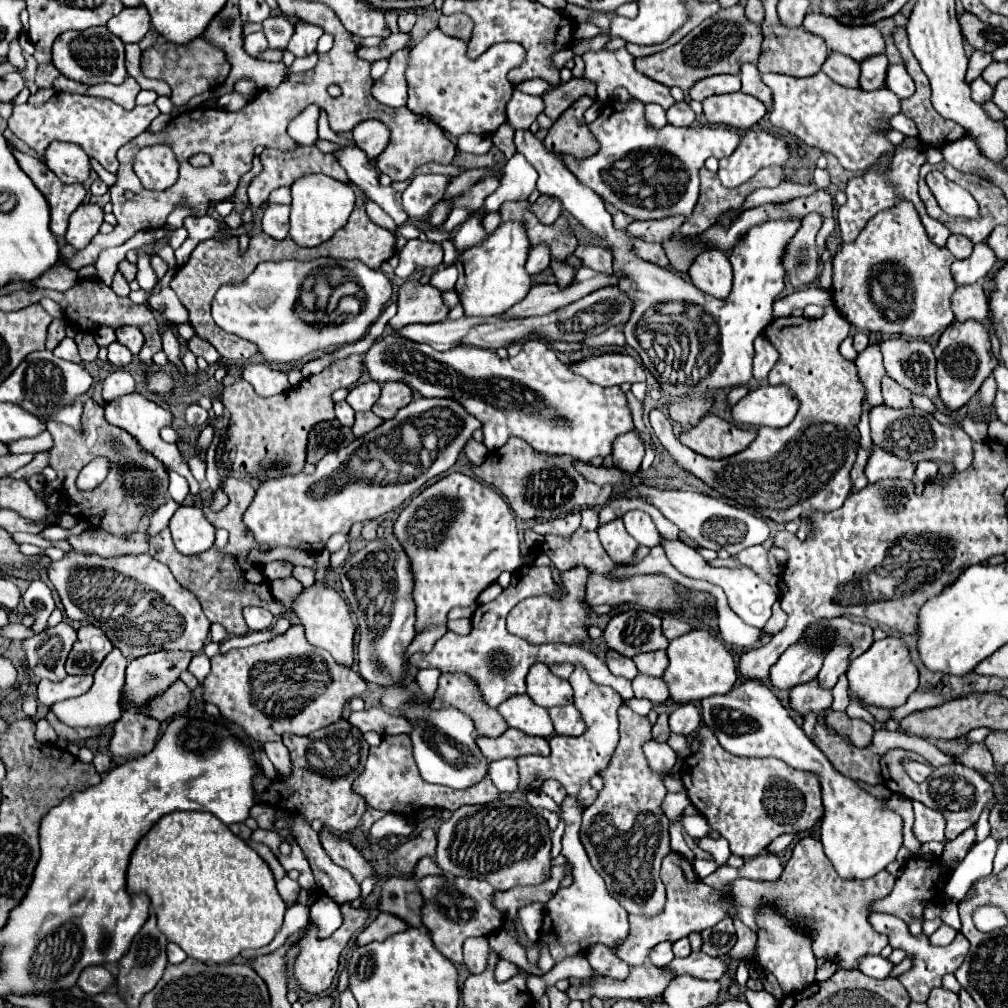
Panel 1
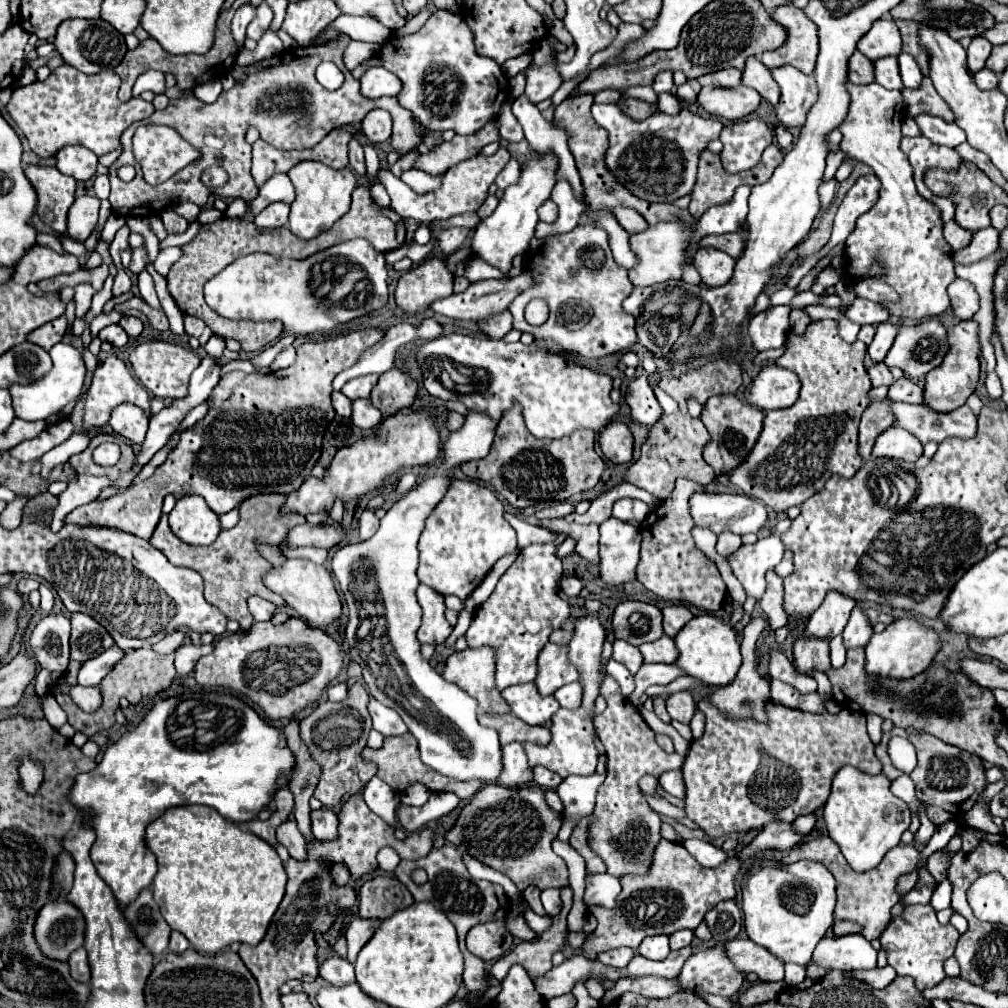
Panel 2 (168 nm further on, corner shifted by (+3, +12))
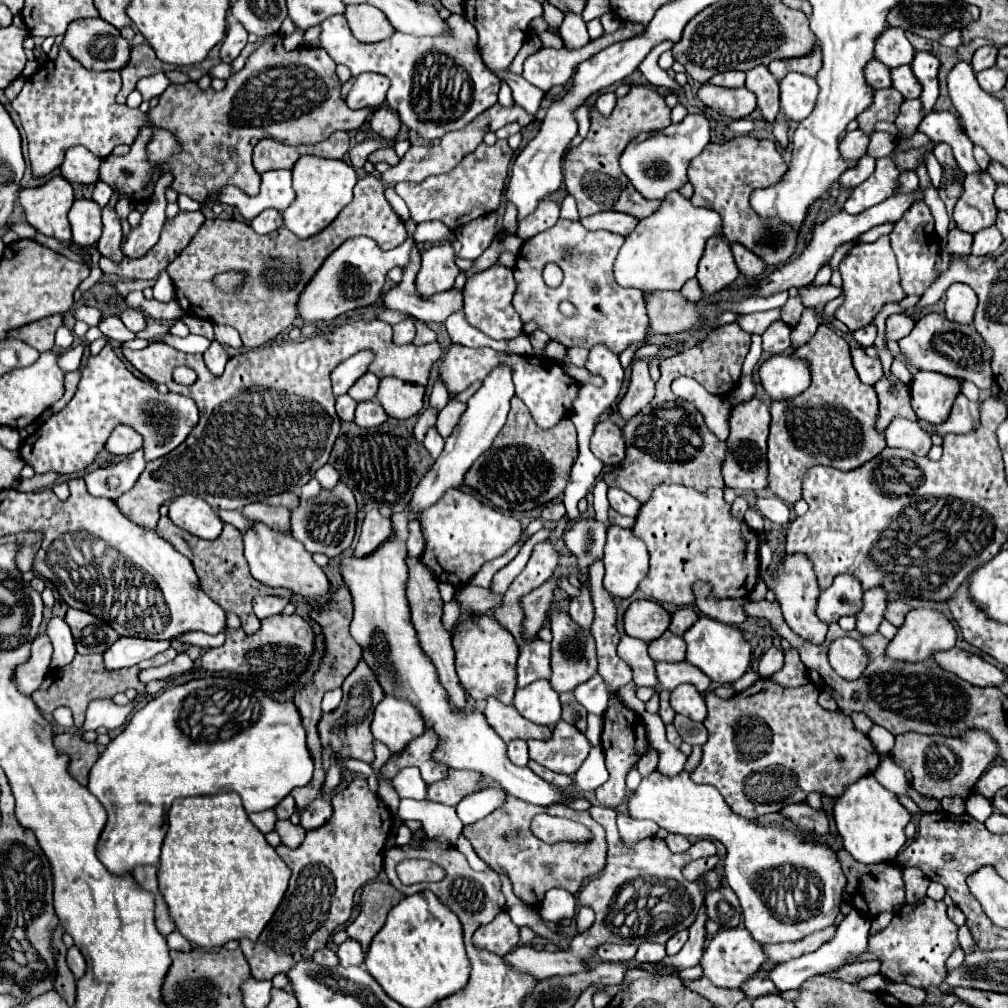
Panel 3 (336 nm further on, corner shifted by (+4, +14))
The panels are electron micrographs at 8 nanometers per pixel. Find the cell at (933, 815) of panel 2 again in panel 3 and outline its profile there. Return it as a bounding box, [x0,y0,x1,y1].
[941,796,965,814]

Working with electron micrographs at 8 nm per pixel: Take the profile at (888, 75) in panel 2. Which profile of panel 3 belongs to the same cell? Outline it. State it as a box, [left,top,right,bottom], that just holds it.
[891,64,921,98]

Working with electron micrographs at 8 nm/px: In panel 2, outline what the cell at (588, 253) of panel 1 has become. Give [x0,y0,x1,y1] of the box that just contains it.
[510,224,636,358]

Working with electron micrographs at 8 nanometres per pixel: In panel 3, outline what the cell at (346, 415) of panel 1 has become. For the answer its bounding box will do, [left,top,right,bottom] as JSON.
[337,394,357,420]

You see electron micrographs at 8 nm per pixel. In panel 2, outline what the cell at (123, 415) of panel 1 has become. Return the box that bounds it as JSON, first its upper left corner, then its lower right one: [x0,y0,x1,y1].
[110,404,148,444]

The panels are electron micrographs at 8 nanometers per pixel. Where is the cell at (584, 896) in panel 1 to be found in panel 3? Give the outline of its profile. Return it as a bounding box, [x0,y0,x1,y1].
[573,746,609,790]

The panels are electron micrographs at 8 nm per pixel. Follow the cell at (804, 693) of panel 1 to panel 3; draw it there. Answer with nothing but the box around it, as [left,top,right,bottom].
[765,556,827,644]

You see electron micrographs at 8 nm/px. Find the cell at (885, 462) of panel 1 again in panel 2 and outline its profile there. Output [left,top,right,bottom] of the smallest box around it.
[872,426,924,462]

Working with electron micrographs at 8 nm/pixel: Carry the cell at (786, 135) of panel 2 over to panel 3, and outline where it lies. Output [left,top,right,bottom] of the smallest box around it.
[745,66,779,122]

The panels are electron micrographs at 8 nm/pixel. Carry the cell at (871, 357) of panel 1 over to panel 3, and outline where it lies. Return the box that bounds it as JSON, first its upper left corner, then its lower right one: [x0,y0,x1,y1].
[885,314,915,342]

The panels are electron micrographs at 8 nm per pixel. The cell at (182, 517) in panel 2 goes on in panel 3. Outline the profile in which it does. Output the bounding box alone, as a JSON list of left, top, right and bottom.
[169,494,223,540]

